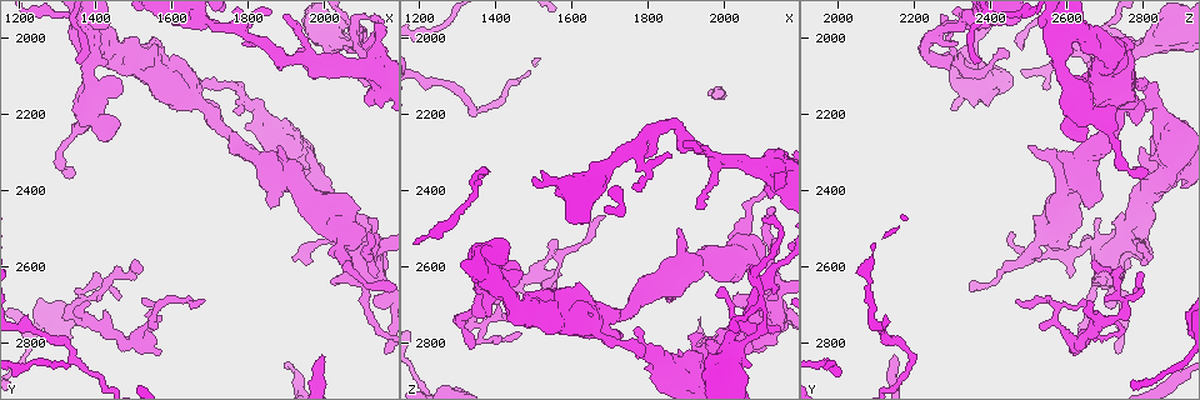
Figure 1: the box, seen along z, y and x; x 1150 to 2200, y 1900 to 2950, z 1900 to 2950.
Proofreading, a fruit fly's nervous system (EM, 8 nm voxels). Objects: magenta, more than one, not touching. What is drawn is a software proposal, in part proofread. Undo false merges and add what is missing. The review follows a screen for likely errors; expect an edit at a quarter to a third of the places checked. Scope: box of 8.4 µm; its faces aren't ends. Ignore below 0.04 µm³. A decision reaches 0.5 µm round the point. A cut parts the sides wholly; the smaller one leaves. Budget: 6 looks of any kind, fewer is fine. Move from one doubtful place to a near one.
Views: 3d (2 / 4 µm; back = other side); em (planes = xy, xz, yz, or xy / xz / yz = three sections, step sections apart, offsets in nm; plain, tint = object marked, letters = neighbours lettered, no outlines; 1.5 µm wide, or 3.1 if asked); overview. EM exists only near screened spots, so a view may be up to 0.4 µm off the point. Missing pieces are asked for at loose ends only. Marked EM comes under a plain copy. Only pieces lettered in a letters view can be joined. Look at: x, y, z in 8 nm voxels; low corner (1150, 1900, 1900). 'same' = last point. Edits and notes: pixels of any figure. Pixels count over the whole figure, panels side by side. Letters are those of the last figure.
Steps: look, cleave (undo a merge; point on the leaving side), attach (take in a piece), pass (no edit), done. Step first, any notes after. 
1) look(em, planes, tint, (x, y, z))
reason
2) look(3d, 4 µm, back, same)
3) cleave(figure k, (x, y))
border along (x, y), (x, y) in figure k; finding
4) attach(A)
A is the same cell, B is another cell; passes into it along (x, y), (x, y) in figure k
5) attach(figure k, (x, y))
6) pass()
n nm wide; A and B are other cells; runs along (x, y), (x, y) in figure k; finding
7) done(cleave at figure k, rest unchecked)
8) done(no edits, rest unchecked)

look(em, planes, tint, (1345, 2720, 2755))
sharp bend

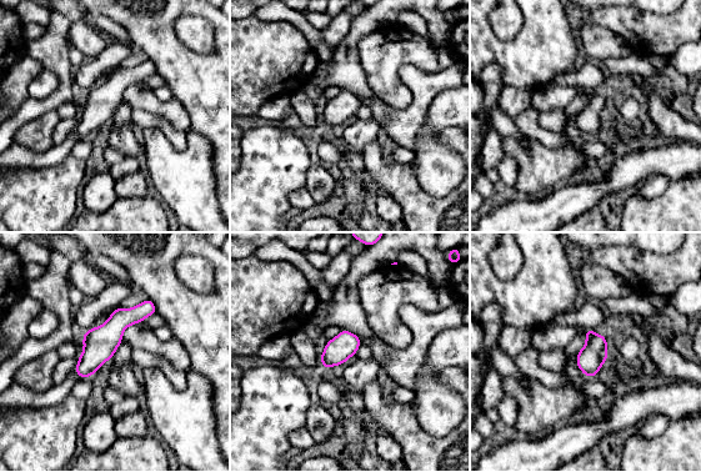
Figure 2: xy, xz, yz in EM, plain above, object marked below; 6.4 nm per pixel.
look(em, planes, letters, same)
what lies round it

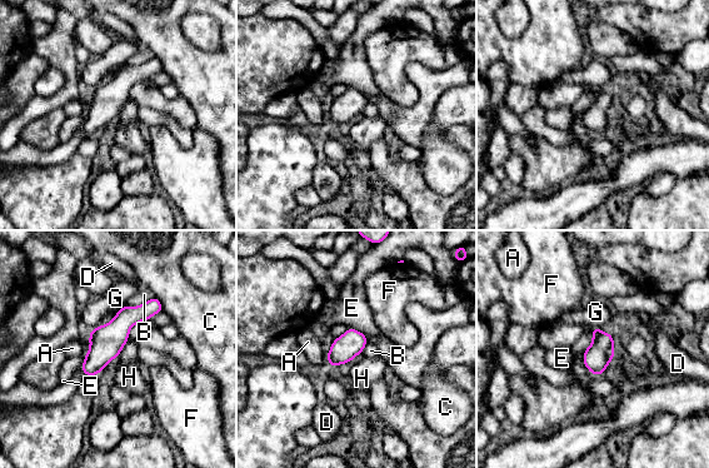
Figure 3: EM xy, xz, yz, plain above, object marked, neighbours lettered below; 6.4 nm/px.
pass()
170 nm wide; A, B, C, D, E, F, G and H are other cells; border along (153, 295), (140, 304), (125, 305) in figure 3; continuous, no second neuron

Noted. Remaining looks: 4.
look(3d, 4 µm, (1505, 2590, 2665))
thin end

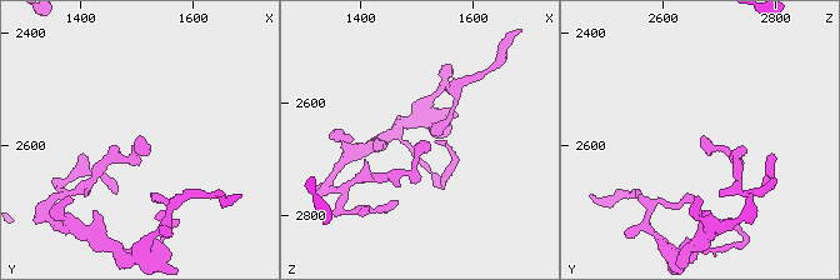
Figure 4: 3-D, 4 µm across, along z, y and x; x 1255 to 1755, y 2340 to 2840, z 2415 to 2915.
look(em, yz, step 8, letters, (1500, 2590, 2665))
shape alone is not enough

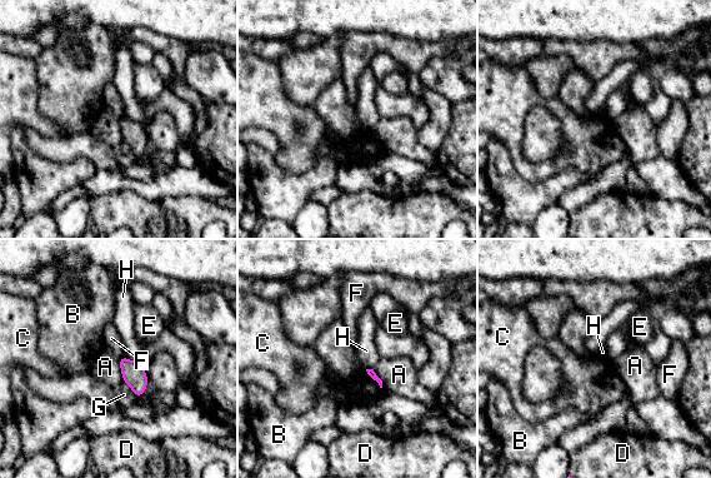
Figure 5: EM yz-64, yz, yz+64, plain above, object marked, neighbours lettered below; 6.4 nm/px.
look(em, planes, letters, same)
another direction

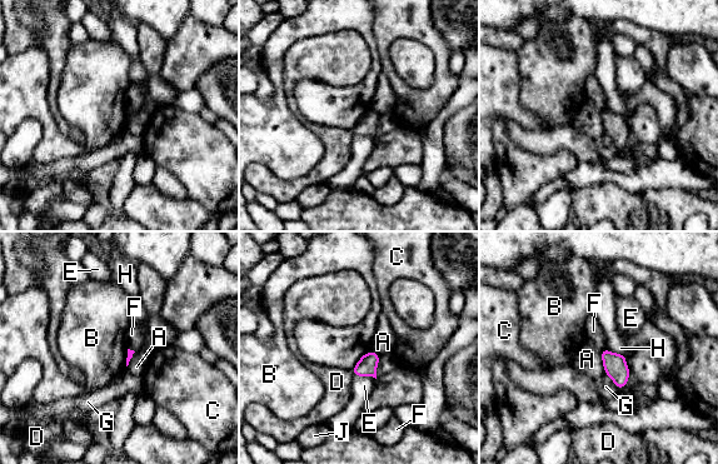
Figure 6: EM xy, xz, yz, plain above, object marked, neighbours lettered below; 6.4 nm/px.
pass()
A, B, C, D, E, F, G, H and J are other cells; border along (370, 350), (352, 369) in figure 6; none of them fits

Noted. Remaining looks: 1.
done(no edits, rest unchecked)

